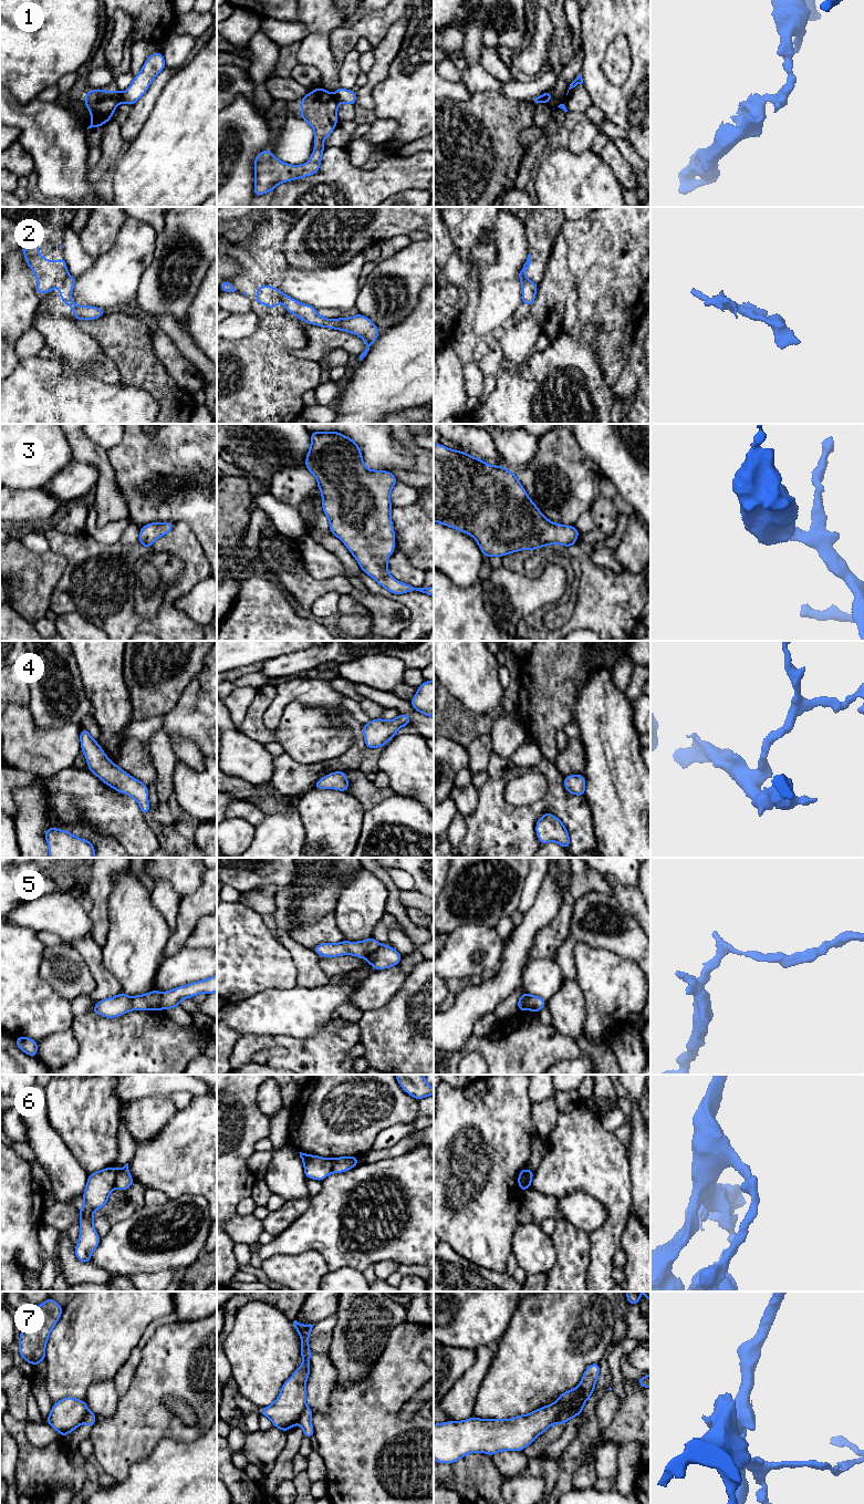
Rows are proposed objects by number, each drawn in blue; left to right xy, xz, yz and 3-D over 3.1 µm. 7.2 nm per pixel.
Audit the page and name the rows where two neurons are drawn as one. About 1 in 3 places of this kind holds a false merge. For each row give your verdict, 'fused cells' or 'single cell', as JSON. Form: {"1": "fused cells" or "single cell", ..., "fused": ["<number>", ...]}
{"1": "fused cells", "2": "fused cells", "3": "single cell", "4": "single cell", "5": "fused cells", "6": "fused cells", "7": "fused cells", "fused": ["1", "2", "5", "6", "7"]}

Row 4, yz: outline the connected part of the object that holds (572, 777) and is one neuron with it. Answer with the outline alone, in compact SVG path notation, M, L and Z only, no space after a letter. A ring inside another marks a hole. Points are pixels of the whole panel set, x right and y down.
M570 775L564 777L564 787L569 794L584 797L585 794L584 775Z

